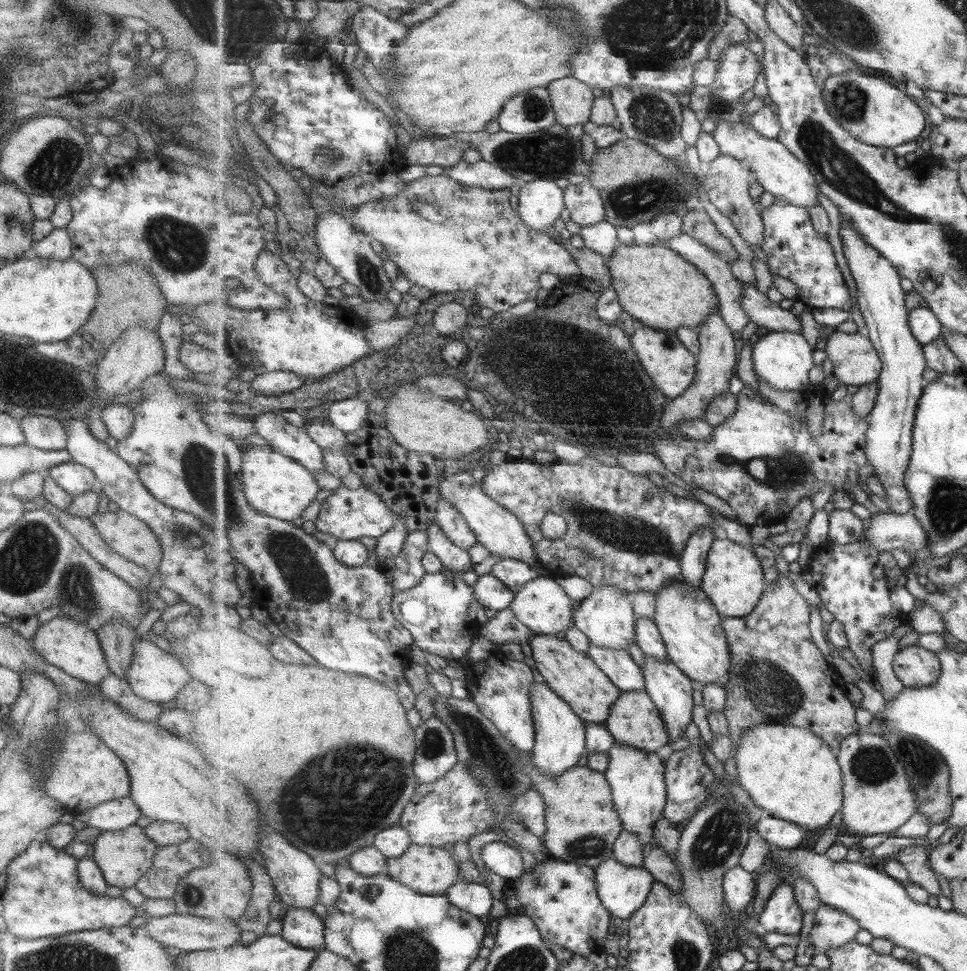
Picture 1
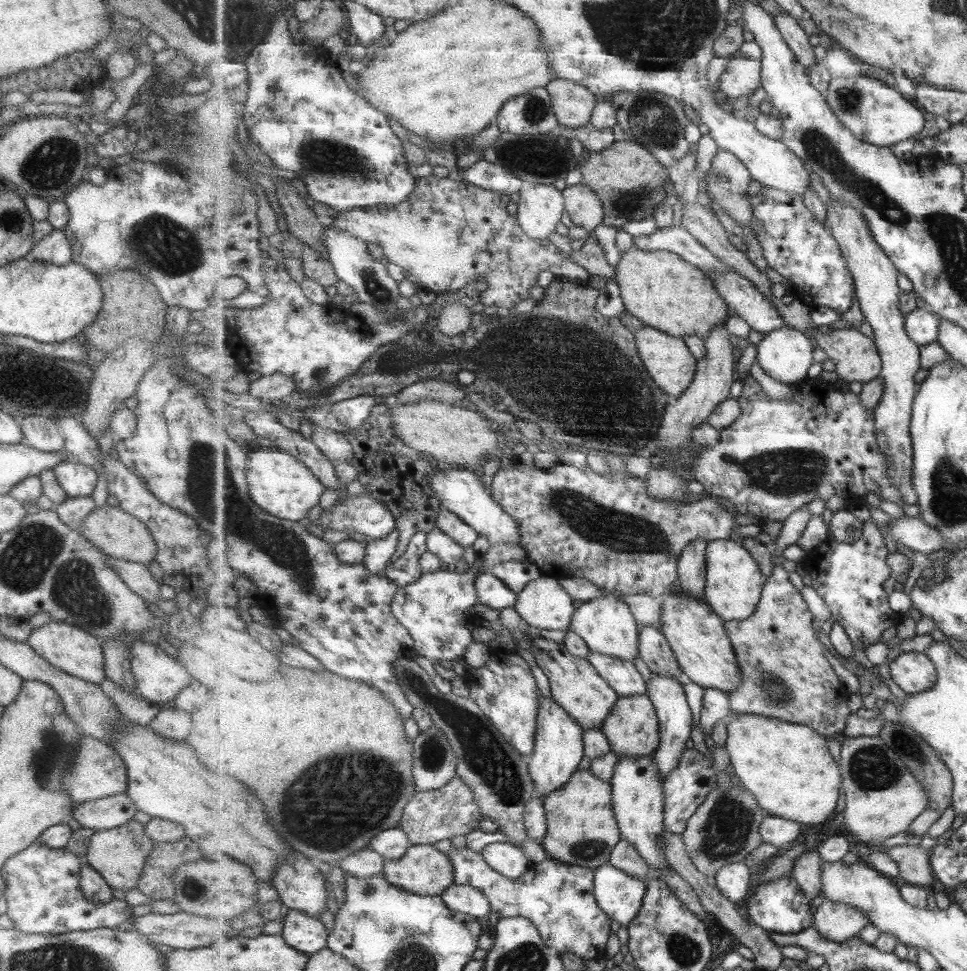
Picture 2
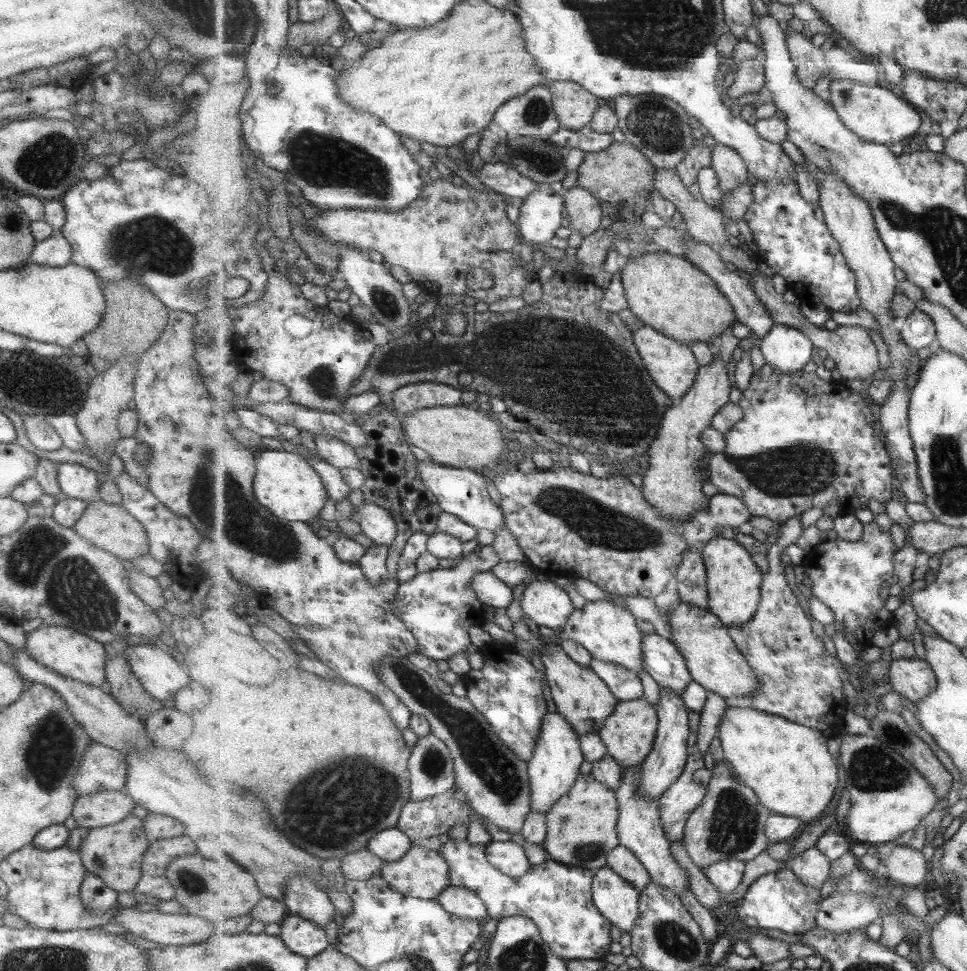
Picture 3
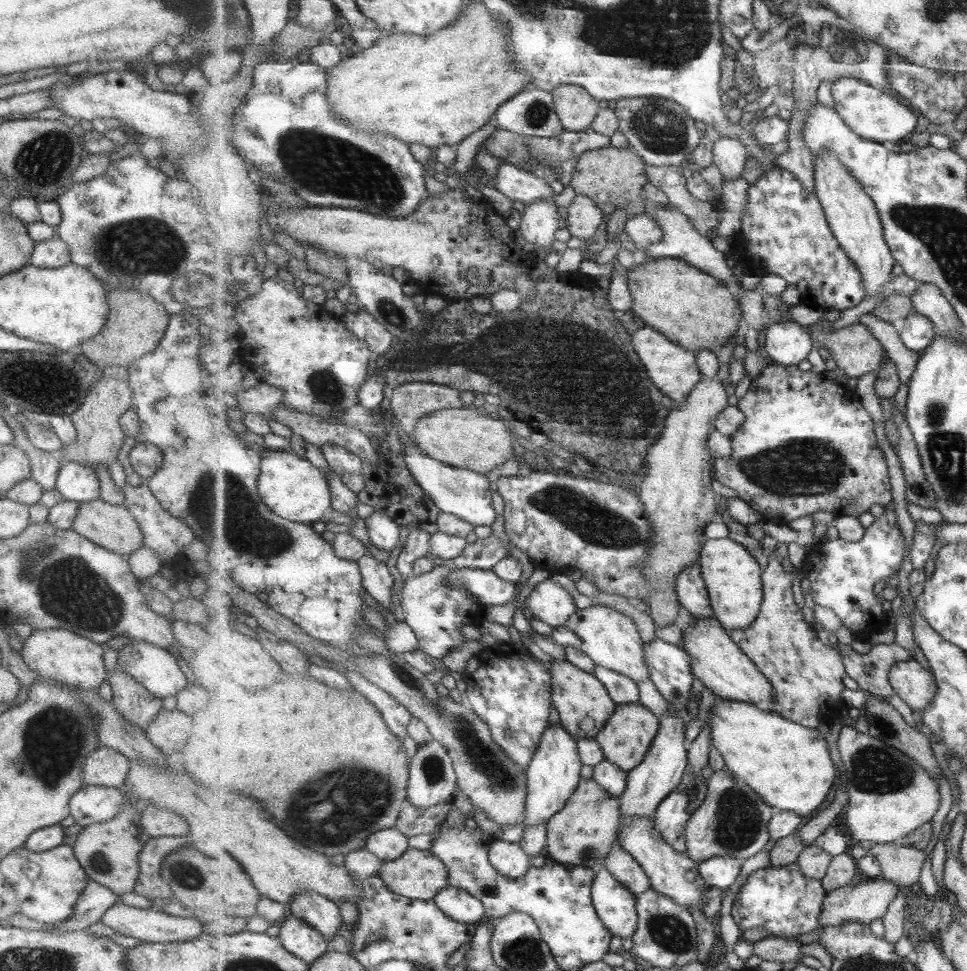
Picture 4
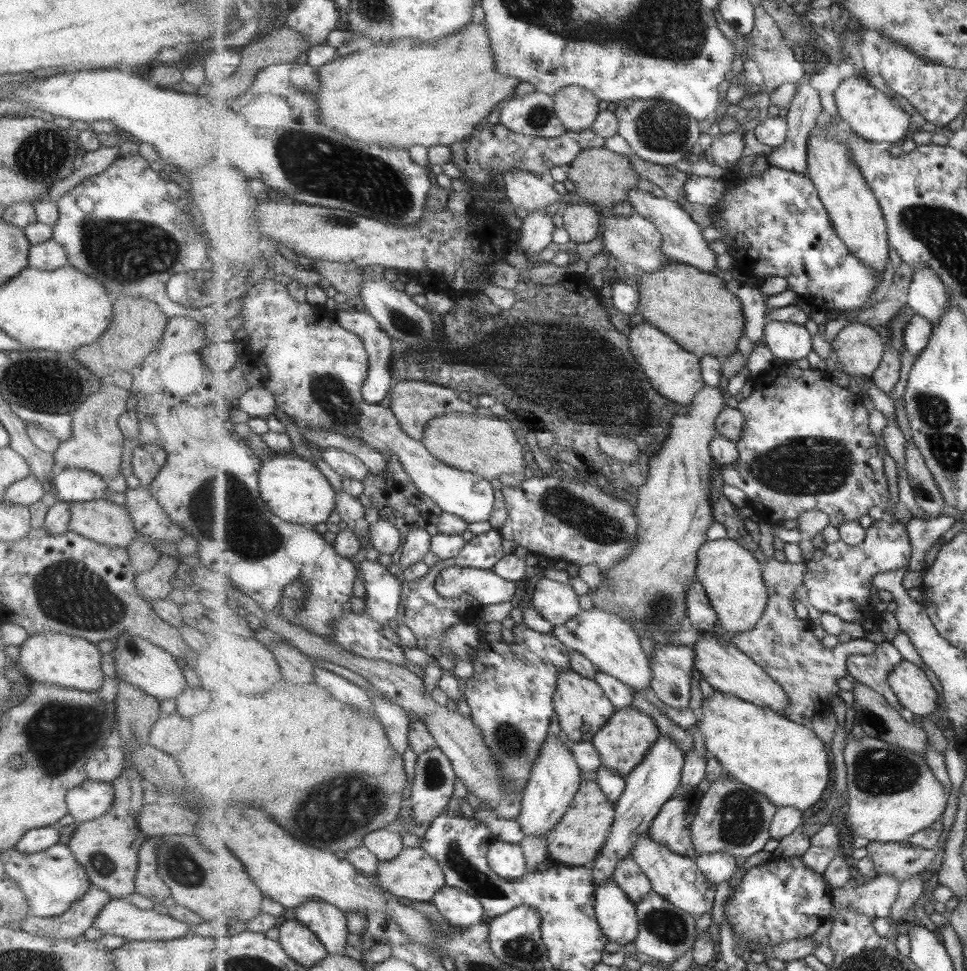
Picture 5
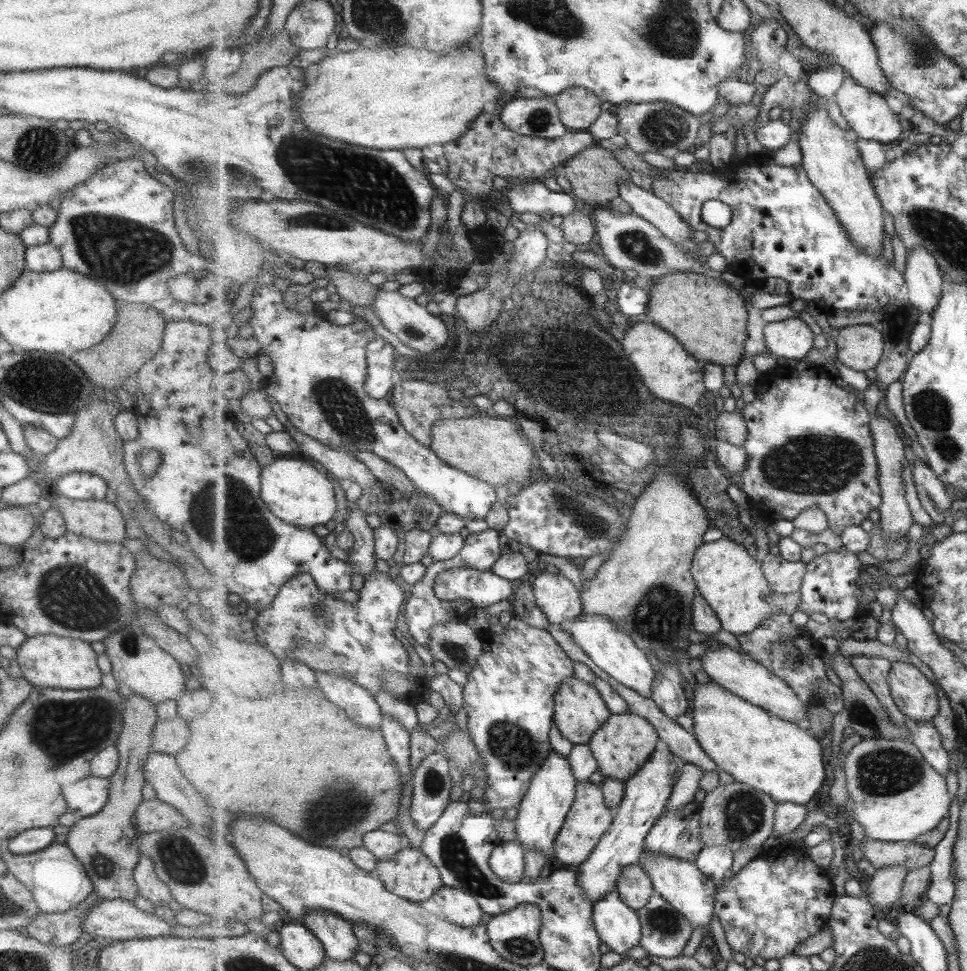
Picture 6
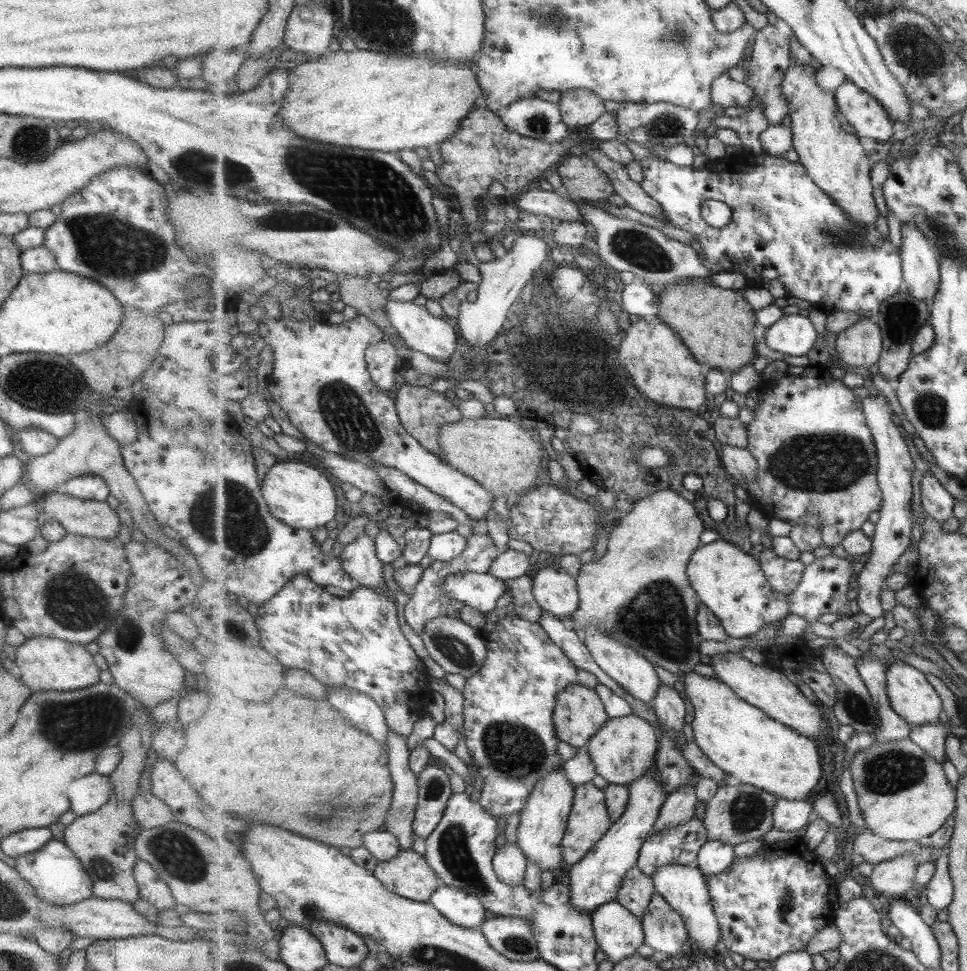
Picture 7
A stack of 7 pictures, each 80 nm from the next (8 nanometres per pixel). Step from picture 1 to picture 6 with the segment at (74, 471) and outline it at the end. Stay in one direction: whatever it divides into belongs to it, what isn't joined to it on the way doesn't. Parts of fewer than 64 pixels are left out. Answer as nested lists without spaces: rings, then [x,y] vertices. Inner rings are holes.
[[[72,472],[60,476],[52,485],[52,493],[77,500],[104,500],[108,486],[96,474]]]

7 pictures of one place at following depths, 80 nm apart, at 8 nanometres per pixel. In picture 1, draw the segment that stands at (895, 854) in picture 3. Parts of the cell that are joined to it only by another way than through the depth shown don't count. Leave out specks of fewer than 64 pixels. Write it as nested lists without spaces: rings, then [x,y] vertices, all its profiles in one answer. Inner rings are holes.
[[[914,845],[900,851],[897,852],[895,860],[908,872],[908,883],[923,887],[933,896],[939,896],[941,884],[930,865],[930,854],[927,854],[927,850],[922,846]]]

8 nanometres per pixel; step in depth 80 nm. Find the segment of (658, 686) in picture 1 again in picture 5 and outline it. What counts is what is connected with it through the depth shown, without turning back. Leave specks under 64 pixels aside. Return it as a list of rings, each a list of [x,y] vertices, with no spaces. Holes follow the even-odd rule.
[[[670,736],[659,737],[655,746],[647,753],[645,760],[637,766],[629,776],[626,776],[626,791],[616,804],[614,826],[602,846],[601,854],[591,866],[593,870],[592,882],[597,886],[608,879],[614,879],[615,869],[623,859],[633,856],[636,844],[643,839],[645,833],[649,833],[653,822],[667,802],[670,802],[677,794],[682,784],[682,770],[686,756],[681,752],[680,746]]]

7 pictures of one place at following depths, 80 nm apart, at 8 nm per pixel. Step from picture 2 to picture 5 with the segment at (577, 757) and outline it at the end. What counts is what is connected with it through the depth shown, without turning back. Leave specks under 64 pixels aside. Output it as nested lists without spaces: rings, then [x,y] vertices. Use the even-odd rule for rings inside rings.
[[[562,734],[558,738],[548,736],[541,756],[535,763],[527,789],[523,793],[523,810],[518,822],[522,824],[526,838],[549,838],[553,829],[563,821],[575,801],[575,796],[579,793],[582,785],[581,773],[582,768],[575,760],[566,737]]]

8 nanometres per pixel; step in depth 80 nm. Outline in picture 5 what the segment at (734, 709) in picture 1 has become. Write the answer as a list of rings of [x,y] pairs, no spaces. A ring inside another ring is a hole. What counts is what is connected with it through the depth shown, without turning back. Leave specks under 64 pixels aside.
[[[771,557],[763,564],[763,578],[769,590],[769,605],[766,613],[763,615],[759,624],[749,632],[735,632],[731,641],[739,647],[745,654],[750,655],[759,666],[762,666],[782,687],[790,694],[792,704],[786,708],[785,716],[793,722],[809,725],[813,722],[811,718],[815,715],[822,714],[825,710],[830,709],[831,694],[839,692],[837,678],[843,678],[848,673],[849,657],[852,654],[873,654],[878,649],[877,642],[871,642],[863,638],[850,639],[847,642],[837,644],[835,649],[828,649],[821,643],[821,639],[815,637],[811,631],[811,622],[805,622],[797,618],[795,612],[795,594],[796,590],[804,585],[805,573],[807,570],[806,561],[797,564],[785,561],[780,562]]]

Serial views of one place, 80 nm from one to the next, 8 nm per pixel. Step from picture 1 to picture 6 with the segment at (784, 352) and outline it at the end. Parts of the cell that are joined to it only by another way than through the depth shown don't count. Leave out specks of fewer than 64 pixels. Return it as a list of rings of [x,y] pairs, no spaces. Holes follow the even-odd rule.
[[[801,318],[769,323],[763,331],[766,348],[777,357],[805,360],[815,344],[815,332]]]

